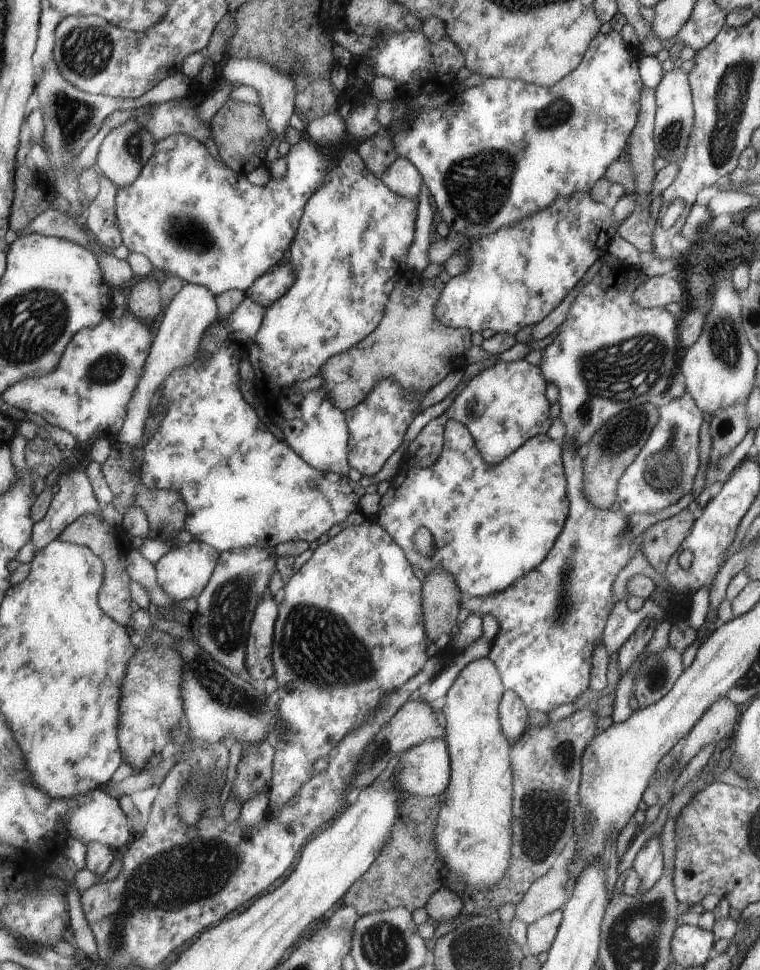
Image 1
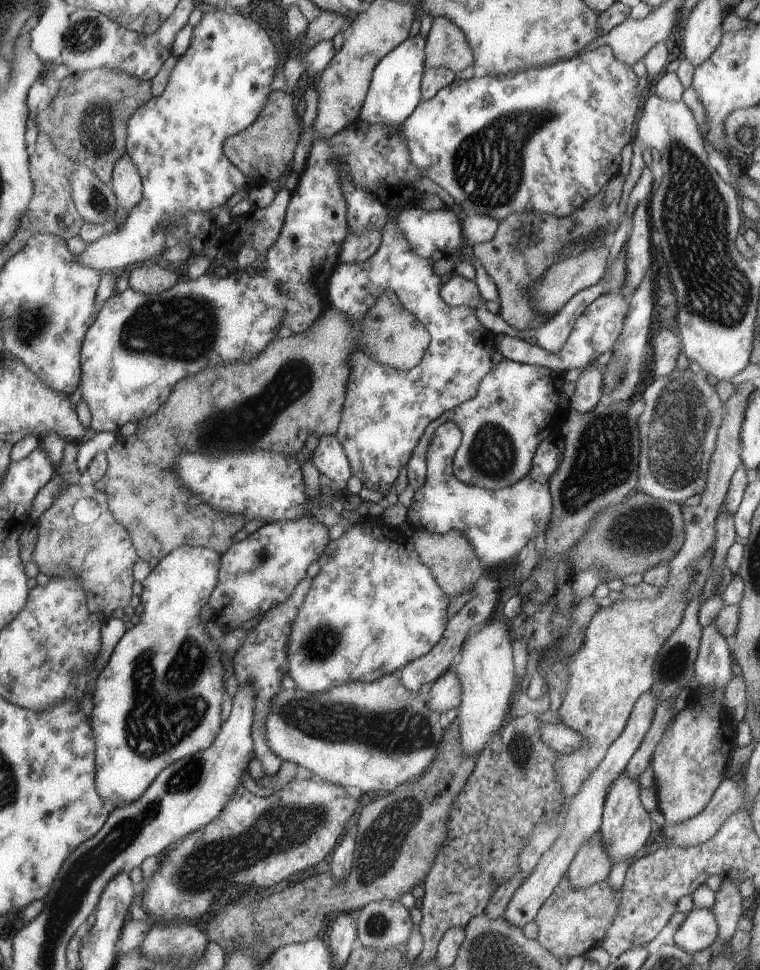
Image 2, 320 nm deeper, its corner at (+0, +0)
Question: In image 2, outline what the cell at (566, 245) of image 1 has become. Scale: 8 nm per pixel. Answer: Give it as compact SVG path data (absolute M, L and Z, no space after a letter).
M453 273L452 278L441 284L441 298L452 307L477 308L484 300L472 280Z

